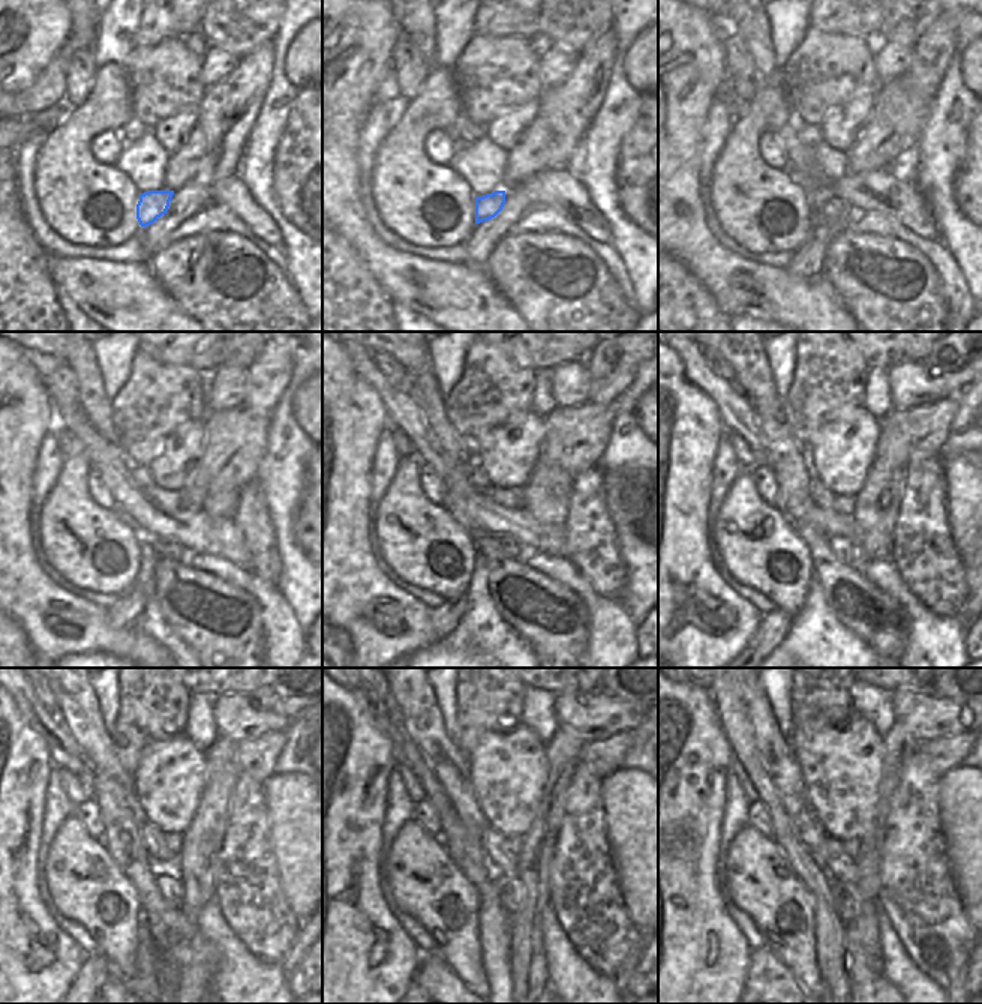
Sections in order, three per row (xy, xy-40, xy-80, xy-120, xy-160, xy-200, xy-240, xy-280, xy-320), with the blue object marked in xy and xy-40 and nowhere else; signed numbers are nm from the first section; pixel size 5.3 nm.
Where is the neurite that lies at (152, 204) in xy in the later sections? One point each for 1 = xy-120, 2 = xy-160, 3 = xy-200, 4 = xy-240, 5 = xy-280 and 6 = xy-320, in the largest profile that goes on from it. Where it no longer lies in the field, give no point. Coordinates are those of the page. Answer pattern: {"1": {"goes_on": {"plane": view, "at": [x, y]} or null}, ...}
{"1": {"goes_on": {"plane": "xy-120", "at": [164, 547]}}, "2": {"goes_on": {"plane": "xy-160", "at": [511, 548]}}, "3": {"goes_on": {"plane": "xy-200", "at": [843, 548]}}, "4": {"goes_on": {"plane": "xy-240", "at": [168, 877]}}, "5": {"goes_on": {"plane": "xy-280", "at": [510, 890]}}, "6": {"goes_on": {"plane": "xy-320", "at": [847, 898]}}}

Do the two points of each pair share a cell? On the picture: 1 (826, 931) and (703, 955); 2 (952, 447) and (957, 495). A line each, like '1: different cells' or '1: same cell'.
1: different cells
2: different cells

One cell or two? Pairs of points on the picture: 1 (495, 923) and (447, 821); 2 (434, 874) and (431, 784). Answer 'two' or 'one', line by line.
1: one
2: two

